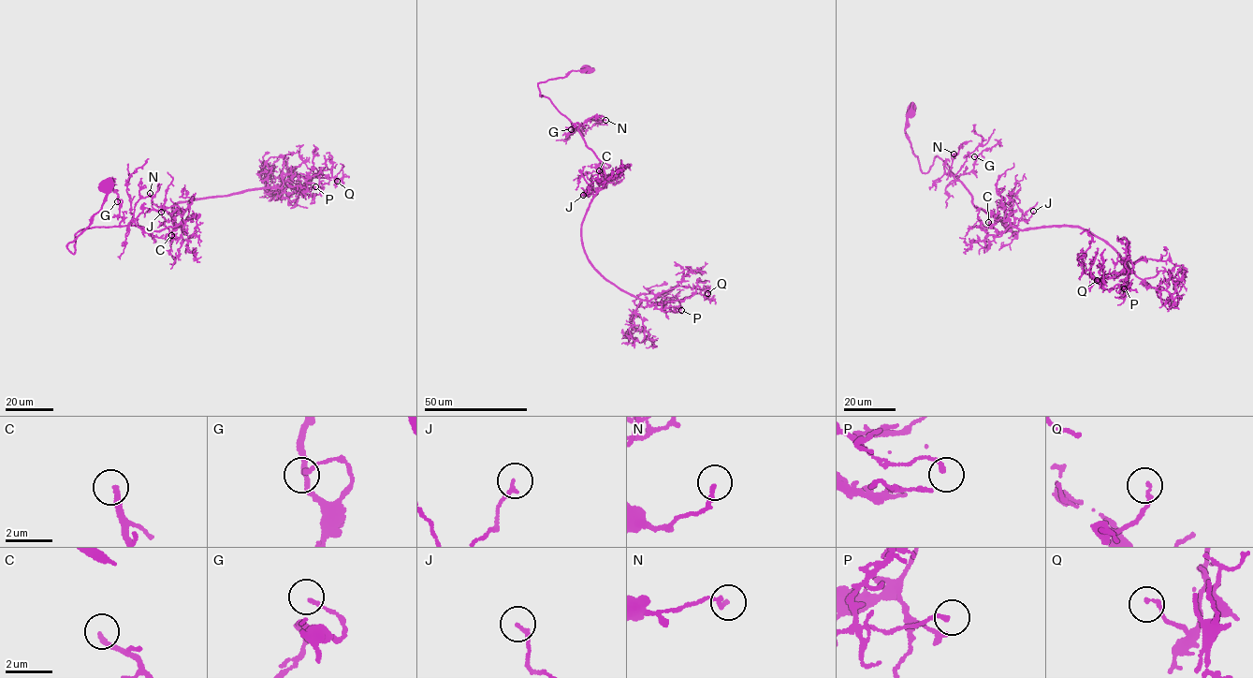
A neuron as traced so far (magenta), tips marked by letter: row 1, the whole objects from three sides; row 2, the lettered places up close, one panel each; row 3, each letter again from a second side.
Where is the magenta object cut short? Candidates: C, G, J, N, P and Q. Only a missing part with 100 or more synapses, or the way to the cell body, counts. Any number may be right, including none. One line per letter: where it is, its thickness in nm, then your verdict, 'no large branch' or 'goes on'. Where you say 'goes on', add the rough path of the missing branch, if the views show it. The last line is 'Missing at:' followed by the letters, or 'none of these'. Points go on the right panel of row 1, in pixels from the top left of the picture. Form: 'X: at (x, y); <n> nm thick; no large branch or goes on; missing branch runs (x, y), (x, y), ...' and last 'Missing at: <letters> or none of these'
C: at (988, 222); 200 nm thick; goes on; missing branch runs (988, 222), (982, 215), (990, 206), (993, 190), (1009, 174), (1006, 168)
G: at (974, 156); 150 nm thick; no large branch
J: at (1033, 211); 160 nm thick; no large branch
N: at (954, 154); 180 nm thick; no large branch
P: at (1124, 288); 170 nm thick; no large branch
Q: at (1097, 280); 150 nm thick; no large branch
Missing at: C

